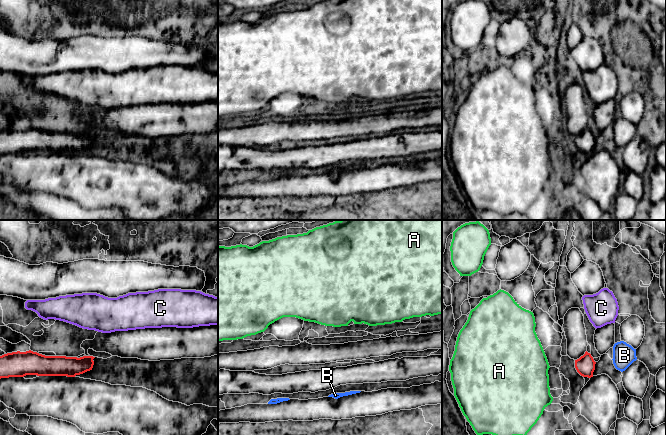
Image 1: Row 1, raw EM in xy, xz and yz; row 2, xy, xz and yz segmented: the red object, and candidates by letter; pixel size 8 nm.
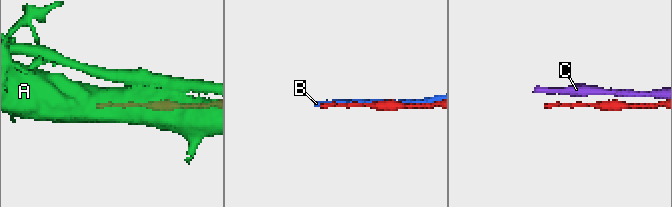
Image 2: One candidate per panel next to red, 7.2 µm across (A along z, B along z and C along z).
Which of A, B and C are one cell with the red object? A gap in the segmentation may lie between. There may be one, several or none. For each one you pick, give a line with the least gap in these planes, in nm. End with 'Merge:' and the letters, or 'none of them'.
Merge: none of them

